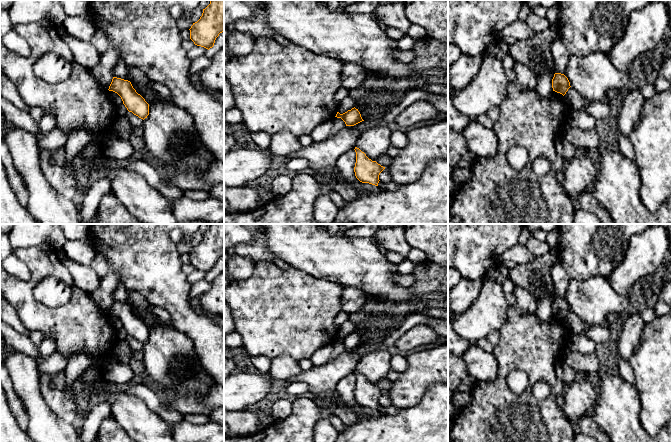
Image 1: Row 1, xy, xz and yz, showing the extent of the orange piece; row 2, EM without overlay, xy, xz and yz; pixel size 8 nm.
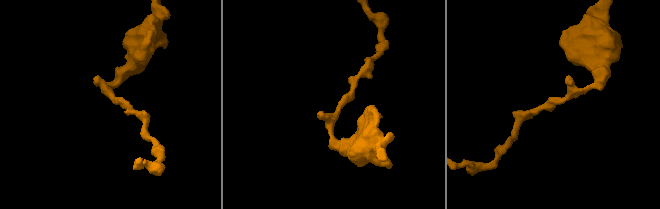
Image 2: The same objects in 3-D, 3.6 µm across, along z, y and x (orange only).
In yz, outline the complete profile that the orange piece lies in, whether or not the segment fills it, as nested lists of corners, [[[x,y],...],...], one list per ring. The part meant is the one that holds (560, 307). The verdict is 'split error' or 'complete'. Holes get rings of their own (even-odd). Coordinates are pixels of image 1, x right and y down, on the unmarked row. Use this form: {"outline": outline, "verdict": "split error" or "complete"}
{"outline": [[[554,298],[554,301],[552,303],[553,315],[560,317],[564,320],[570,311],[570,306],[564,298]]], "verdict": "complete"}

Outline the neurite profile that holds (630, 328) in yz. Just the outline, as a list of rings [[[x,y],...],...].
[[[635,308],[623,318],[618,329],[617,362],[629,361],[639,343],[644,326],[640,308]]]

